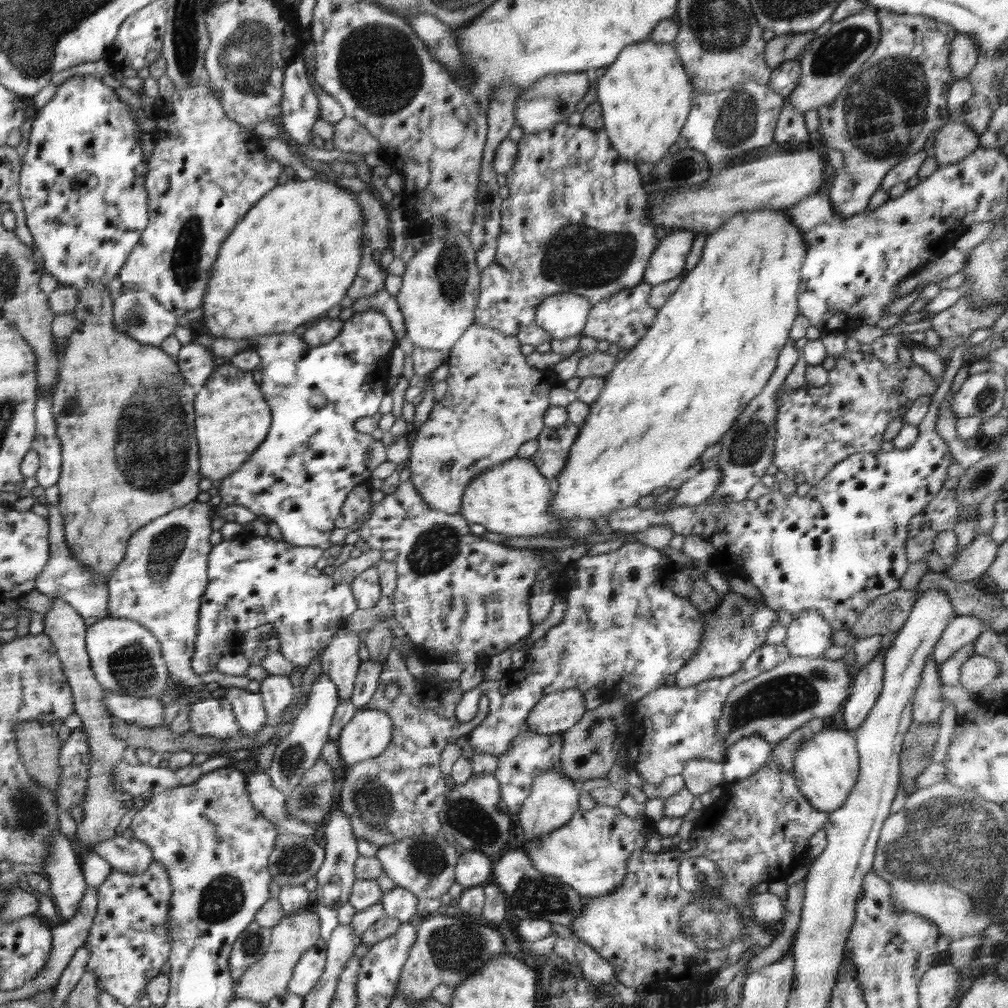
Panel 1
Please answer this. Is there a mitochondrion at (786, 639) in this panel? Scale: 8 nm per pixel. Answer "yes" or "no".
no

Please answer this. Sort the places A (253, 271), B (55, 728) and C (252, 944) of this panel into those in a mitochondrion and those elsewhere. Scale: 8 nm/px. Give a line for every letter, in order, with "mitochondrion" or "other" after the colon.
A: other
B: other
C: mitochondrion

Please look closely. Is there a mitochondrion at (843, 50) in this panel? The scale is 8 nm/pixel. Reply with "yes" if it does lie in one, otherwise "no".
yes

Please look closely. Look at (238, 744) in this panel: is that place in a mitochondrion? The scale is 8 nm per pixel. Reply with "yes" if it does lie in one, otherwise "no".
no

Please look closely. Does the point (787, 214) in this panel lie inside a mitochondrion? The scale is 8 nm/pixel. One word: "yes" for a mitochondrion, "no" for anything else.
no

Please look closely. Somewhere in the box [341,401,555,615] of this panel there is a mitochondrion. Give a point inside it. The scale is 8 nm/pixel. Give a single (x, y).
(437, 547)

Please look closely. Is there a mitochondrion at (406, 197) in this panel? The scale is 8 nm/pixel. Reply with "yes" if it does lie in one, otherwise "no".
no

